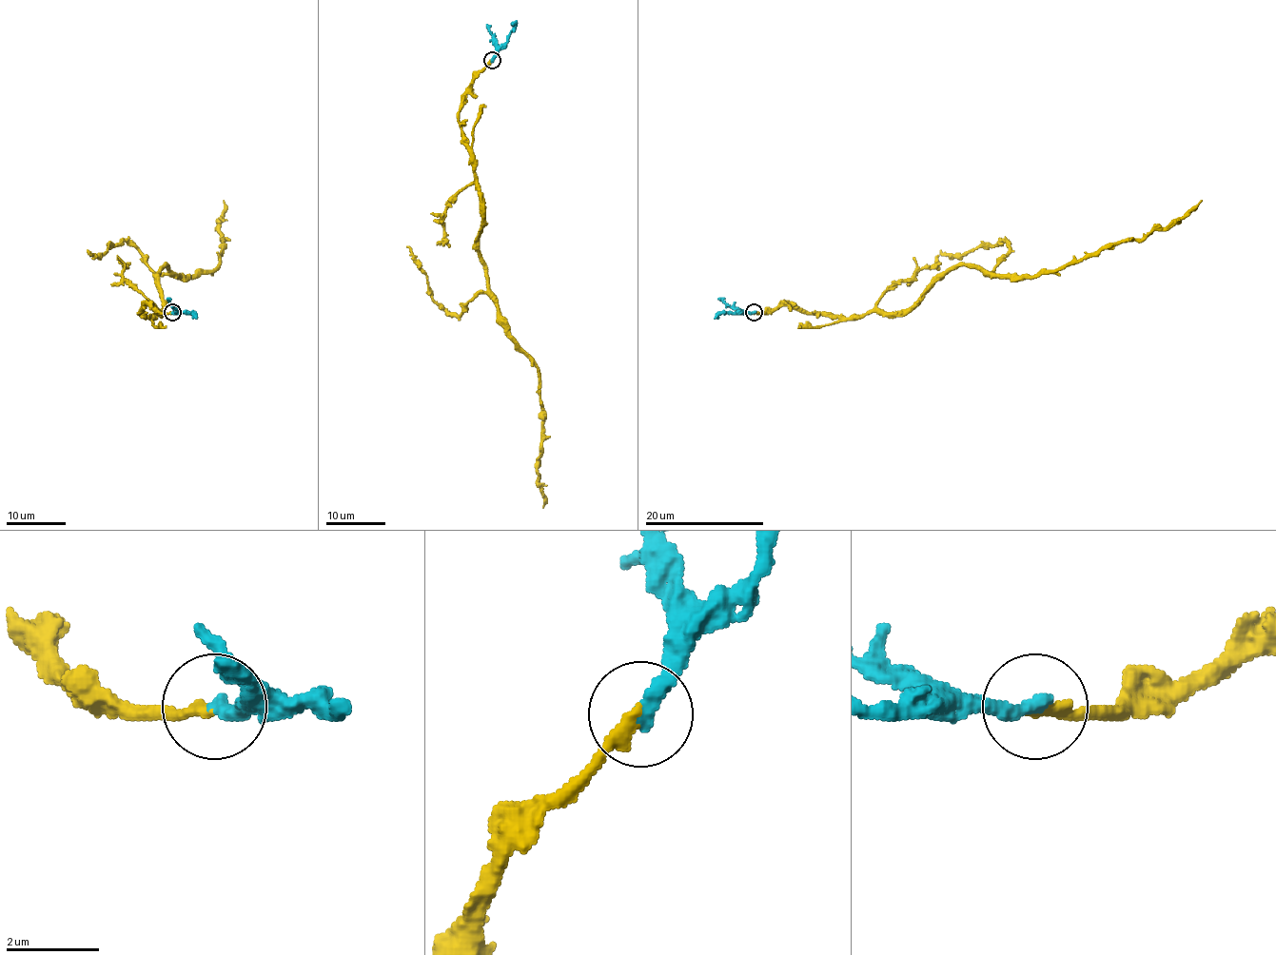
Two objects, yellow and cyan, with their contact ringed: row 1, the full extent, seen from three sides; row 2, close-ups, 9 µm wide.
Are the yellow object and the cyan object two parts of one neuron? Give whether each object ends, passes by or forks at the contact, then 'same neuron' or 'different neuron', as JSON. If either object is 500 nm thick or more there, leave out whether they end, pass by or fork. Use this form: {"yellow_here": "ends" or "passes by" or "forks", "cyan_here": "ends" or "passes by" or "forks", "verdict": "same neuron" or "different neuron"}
{"yellow_here": "ends", "cyan_here": "ends", "verdict": "same neuron"}

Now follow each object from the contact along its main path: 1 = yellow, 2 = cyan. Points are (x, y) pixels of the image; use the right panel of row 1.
1: (754, 313), (789, 303), (847, 317), (905, 313), (960, 265), (1001, 276), (1054, 273), (1168, 229), (1202, 200)
2: (754, 313), (720, 313), (715, 319)

